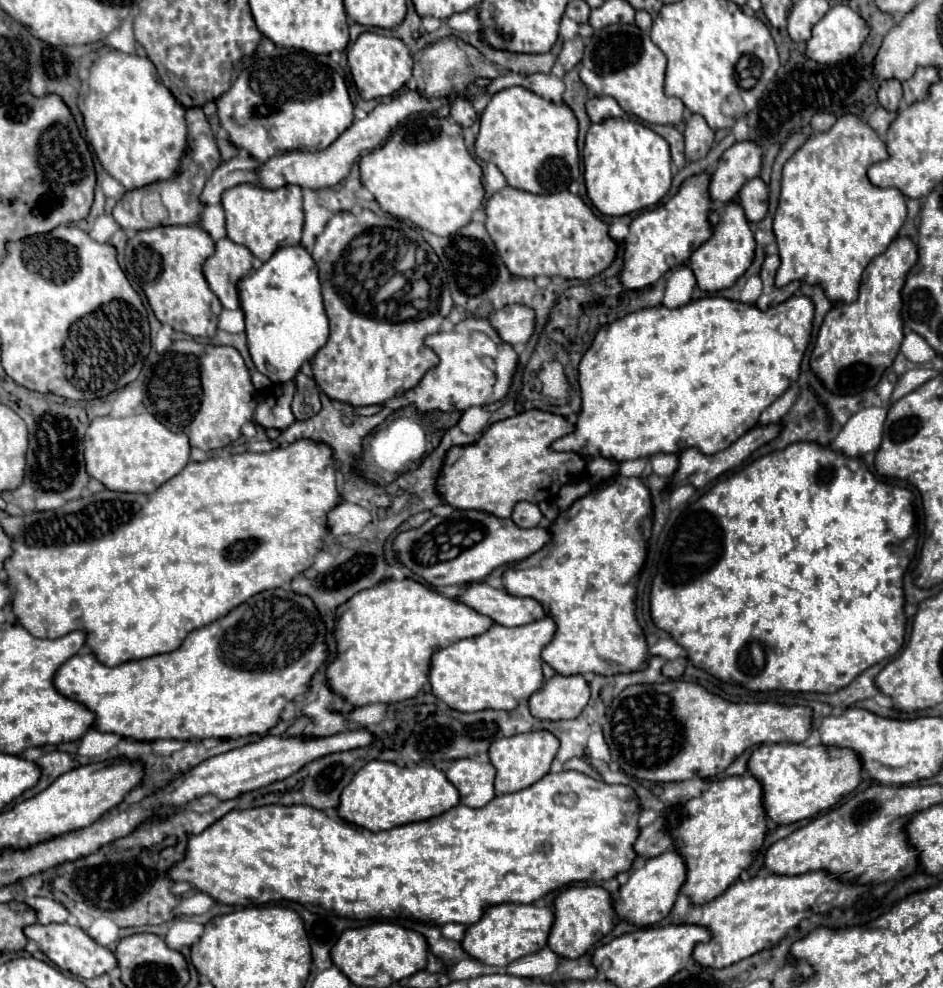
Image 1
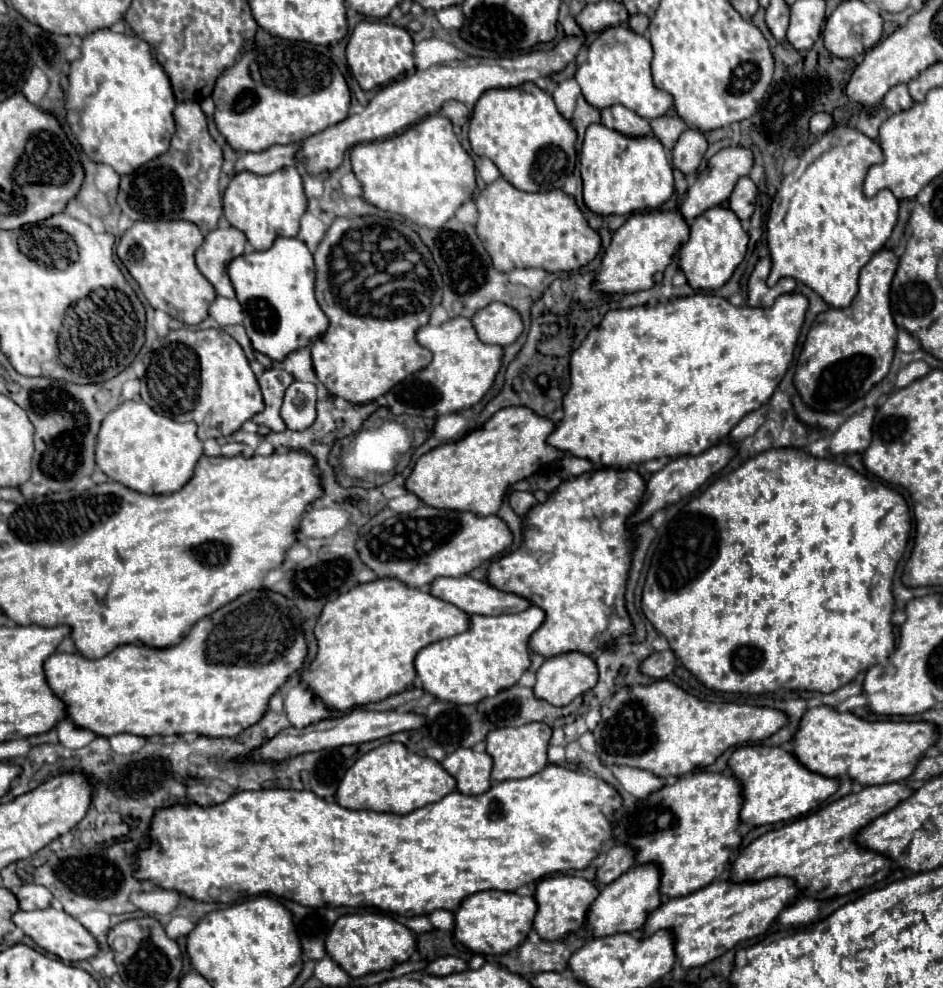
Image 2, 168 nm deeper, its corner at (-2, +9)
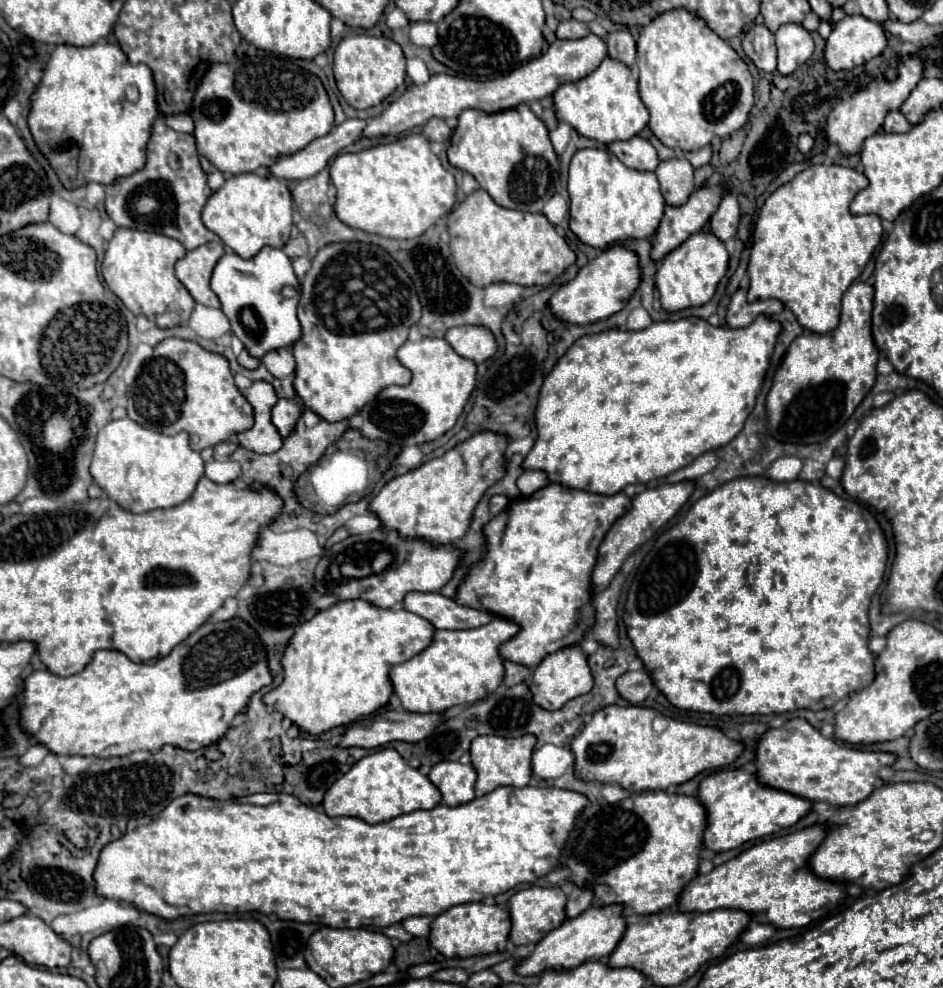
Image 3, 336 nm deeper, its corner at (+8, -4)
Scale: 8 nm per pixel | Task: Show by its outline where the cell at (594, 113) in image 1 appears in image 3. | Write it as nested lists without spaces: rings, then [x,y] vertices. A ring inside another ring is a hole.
[[[640,135],[628,141],[612,141],[608,145],[608,151],[616,155],[624,165],[638,171],[654,171],[656,165],[660,163],[652,143],[648,139],[642,139]]]

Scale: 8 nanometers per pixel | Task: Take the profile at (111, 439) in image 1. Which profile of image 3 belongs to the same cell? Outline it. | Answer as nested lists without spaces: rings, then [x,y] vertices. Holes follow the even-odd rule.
[[[126,417],[110,421],[98,431],[90,475],[124,511],[146,513],[184,503],[204,475],[204,463],[200,453],[190,449],[188,433],[162,435]]]

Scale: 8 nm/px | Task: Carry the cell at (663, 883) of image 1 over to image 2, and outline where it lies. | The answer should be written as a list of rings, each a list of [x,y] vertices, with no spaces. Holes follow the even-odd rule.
[[[642,864],[642,866],[632,866],[626,874],[616,878],[612,884],[604,886],[590,906],[584,922],[584,932],[588,932],[594,938],[604,938],[612,934],[628,934],[636,932],[642,928],[644,920],[652,910],[660,906],[660,870],[656,864]]]

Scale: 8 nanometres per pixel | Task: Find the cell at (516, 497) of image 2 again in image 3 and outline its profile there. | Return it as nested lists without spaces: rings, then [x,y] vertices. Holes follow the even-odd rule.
[[[494,495],[494,497],[490,499],[490,513],[492,513],[492,515],[498,515],[498,513],[506,511],[508,505],[510,505],[510,499],[508,499],[508,497],[504,497],[504,495]]]

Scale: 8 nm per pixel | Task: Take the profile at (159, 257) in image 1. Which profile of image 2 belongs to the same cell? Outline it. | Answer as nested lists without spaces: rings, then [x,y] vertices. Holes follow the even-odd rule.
[[[186,220],[134,222],[132,228],[122,234],[116,254],[130,276],[138,282],[152,308],[164,310],[184,324],[200,324],[208,316],[206,308],[210,306],[210,300],[216,296],[212,284],[194,264],[194,252],[202,240],[204,236],[198,226]]]

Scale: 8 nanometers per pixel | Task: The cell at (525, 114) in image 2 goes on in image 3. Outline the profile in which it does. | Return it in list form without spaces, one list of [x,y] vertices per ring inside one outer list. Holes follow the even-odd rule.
[[[526,103],[498,113],[478,109],[462,111],[448,149],[448,161],[474,175],[480,187],[486,189],[498,205],[530,213],[542,211],[560,179],[560,163],[550,143],[548,129]]]

